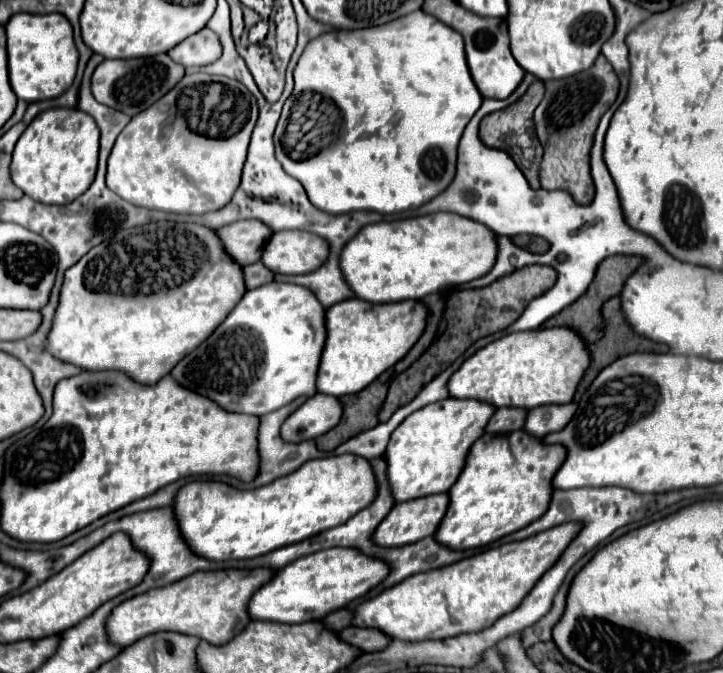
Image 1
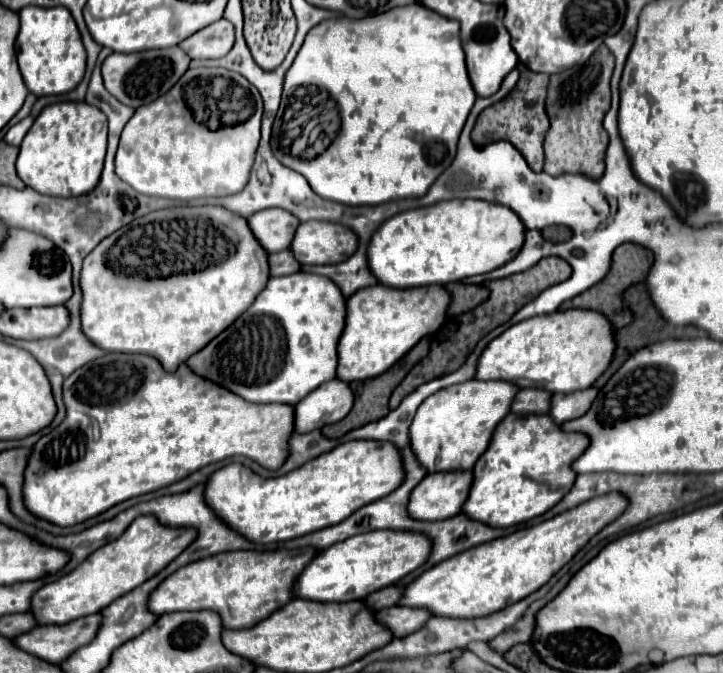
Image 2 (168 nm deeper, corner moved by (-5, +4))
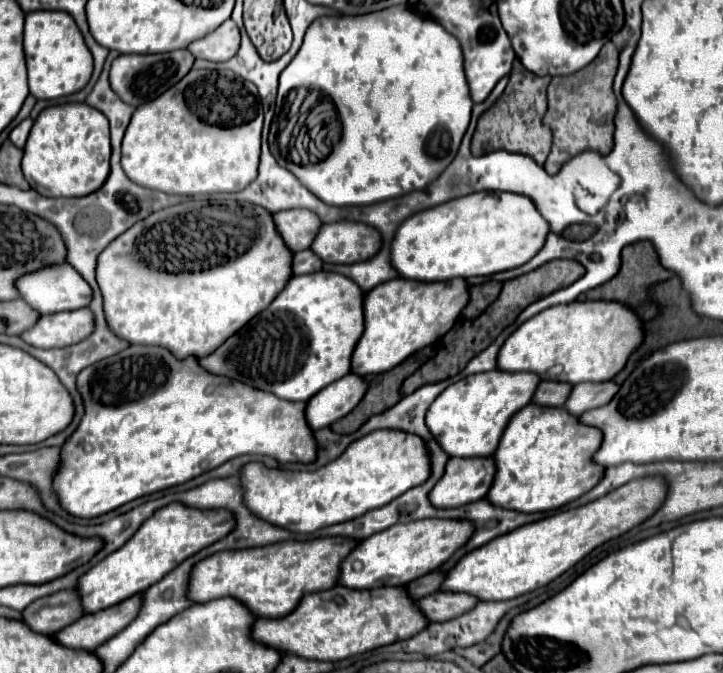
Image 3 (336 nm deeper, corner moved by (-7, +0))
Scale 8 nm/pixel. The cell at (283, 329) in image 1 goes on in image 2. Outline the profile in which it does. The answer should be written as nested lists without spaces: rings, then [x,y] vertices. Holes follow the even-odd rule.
[[[296,272],[290,276],[270,278],[254,304],[234,324],[230,324],[222,334],[208,342],[206,348],[186,360],[188,368],[248,402],[278,402],[294,406],[320,384],[336,378],[336,340],[344,330],[344,304],[346,300],[342,292],[324,276]]]

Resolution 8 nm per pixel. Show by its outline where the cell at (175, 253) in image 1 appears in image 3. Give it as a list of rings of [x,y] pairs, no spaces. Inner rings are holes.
[[[194,198],[186,200],[182,204],[164,208],[160,212],[152,212],[146,220],[136,222],[130,230],[120,234],[100,256],[98,256],[98,268],[96,268],[96,278],[104,296],[104,312],[108,318],[110,328],[114,330],[116,336],[128,340],[130,344],[154,344],[154,346],[164,346],[168,348],[176,358],[184,356],[196,356],[202,358],[210,352],[214,352],[218,346],[222,346],[234,332],[238,332],[248,320],[252,320],[258,312],[266,310],[274,296],[282,292],[286,286],[286,280],[292,276],[290,272],[290,256],[294,256],[288,248],[282,236],[278,236],[278,228],[274,228],[274,218],[272,212],[266,212],[266,208],[258,208],[256,204],[246,204],[246,202],[234,202],[234,200],[206,200],[206,198]]]

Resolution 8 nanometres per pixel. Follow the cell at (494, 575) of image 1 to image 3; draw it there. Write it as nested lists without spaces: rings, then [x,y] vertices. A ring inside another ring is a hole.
[[[662,476],[632,480],[590,504],[556,512],[468,552],[446,576],[442,590],[468,592],[480,600],[510,600],[532,592],[564,574],[600,544],[648,520],[662,500],[666,500],[666,480],[662,480]]]

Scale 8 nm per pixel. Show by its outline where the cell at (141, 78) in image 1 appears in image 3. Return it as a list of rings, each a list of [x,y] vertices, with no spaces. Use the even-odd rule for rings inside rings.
[[[172,50],[166,54],[120,54],[112,62],[110,70],[110,84],[112,90],[118,92],[118,96],[132,106],[150,102],[158,98],[162,92],[166,92],[170,86],[174,86],[178,80],[182,80],[194,64],[194,56],[188,50]]]

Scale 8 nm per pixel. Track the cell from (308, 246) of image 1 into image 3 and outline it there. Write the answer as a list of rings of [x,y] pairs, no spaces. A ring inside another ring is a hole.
[[[362,222],[324,224],[318,232],[312,250],[332,264],[352,264],[372,258],[382,246],[382,236],[376,228]]]

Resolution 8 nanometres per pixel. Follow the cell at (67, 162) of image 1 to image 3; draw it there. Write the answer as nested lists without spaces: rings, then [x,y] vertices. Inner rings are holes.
[[[80,102],[44,108],[24,146],[22,172],[30,188],[42,196],[72,198],[96,192],[110,172],[110,130],[106,116]]]

